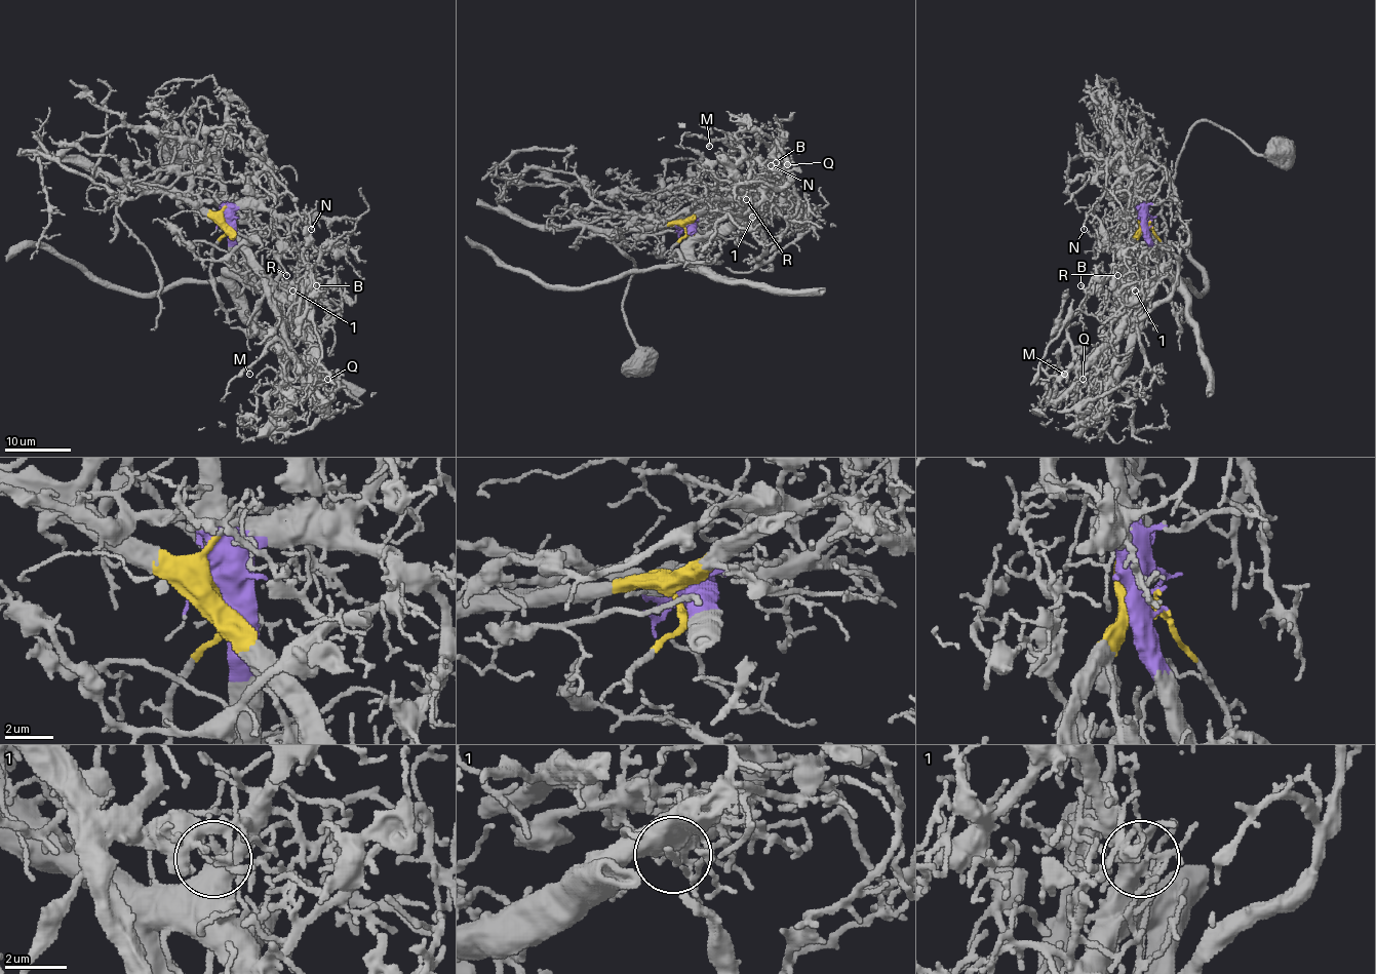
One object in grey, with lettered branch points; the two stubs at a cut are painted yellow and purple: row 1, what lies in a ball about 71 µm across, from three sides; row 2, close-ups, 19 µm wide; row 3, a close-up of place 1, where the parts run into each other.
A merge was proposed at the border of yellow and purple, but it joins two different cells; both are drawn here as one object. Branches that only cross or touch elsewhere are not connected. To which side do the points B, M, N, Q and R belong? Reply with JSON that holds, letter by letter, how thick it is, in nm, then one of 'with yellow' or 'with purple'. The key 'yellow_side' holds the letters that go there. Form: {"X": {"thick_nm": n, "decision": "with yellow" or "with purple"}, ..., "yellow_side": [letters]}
{"B": {"thick_nm": 100, "decision": "with purple"}, "M": {"thick_nm": 110, "decision": "with purple"}, "N": {"thick_nm": 110, "decision": "with purple"}, "Q": {"thick_nm": 110, "decision": "with purple"}, "R": {"thick_nm": 130, "decision": "with purple"}, "yellow_side": []}

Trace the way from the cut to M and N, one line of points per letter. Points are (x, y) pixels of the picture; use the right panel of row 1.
M: (1146, 224), (1155, 280), (1090, 358), (1085, 377), (1068, 341), (1063, 344), (1058, 363), (1065, 374)
N: (1146, 224), (1155, 278), (1137, 297), (1113, 259), (1113, 248), (1108, 243), (1103, 225), (1090, 213), (1084, 229)

